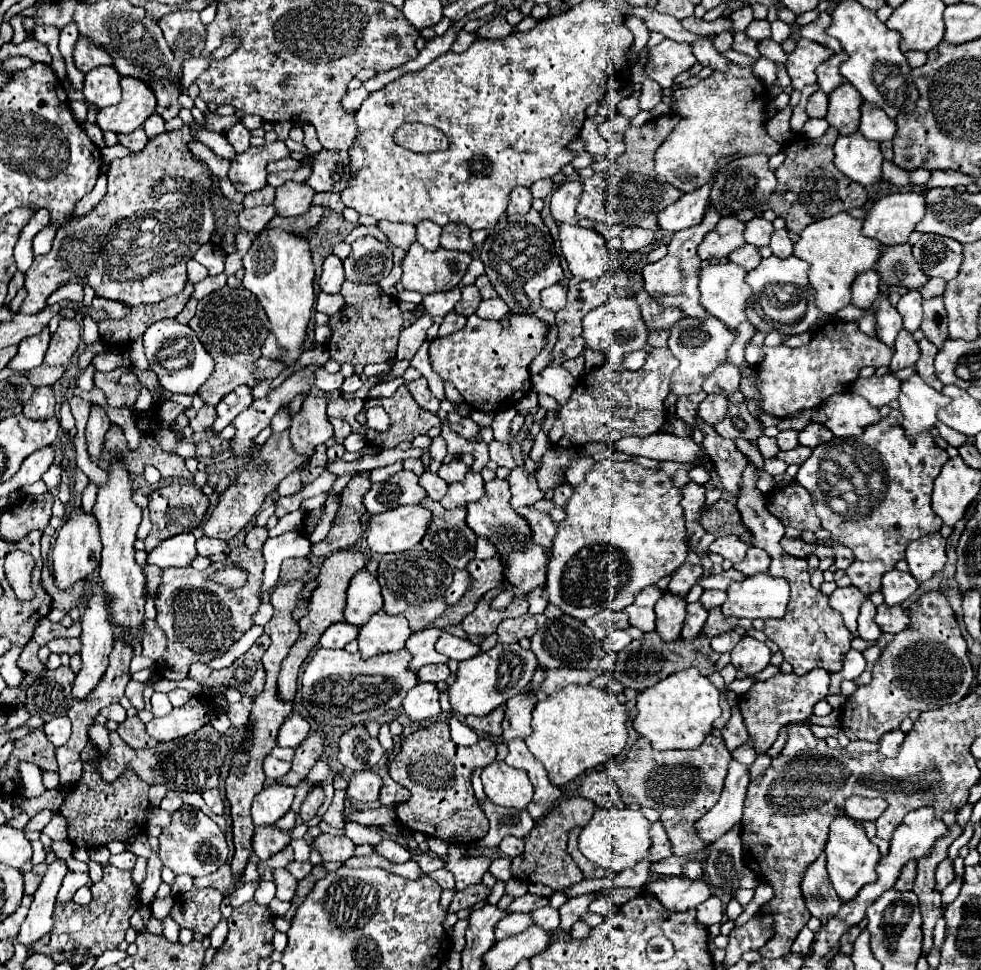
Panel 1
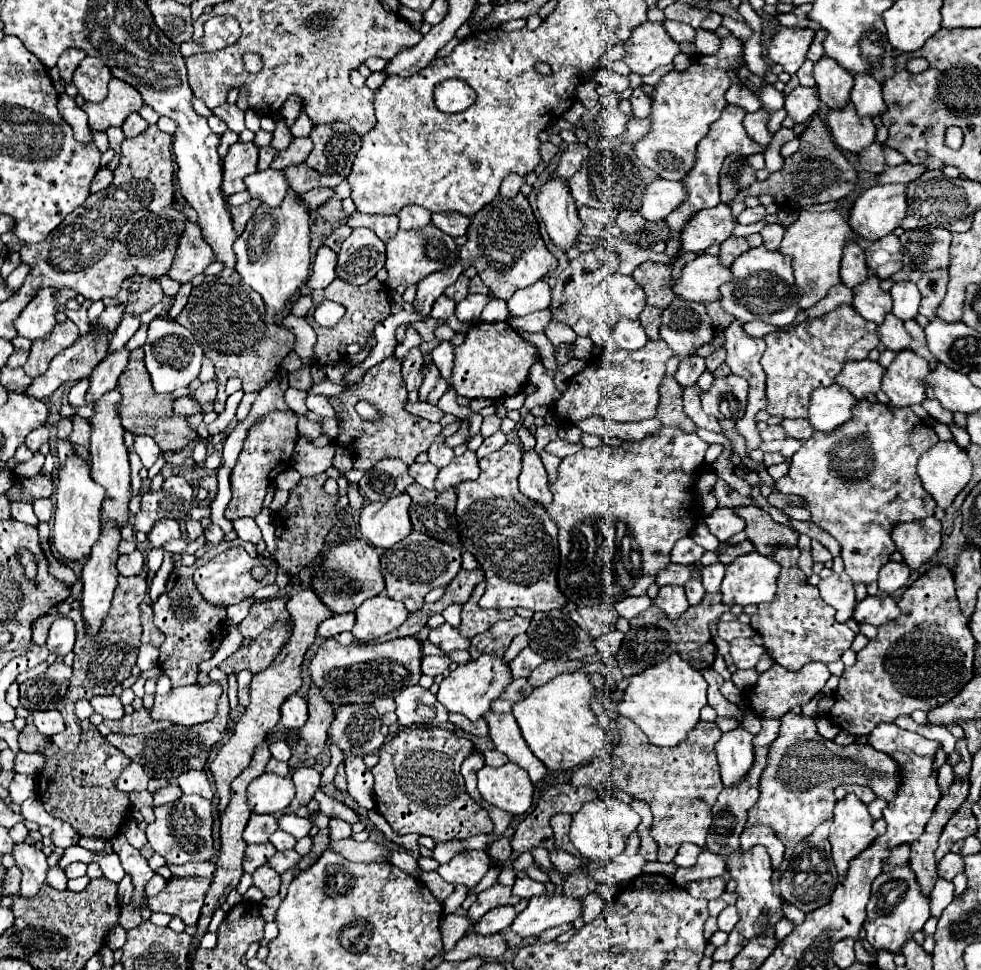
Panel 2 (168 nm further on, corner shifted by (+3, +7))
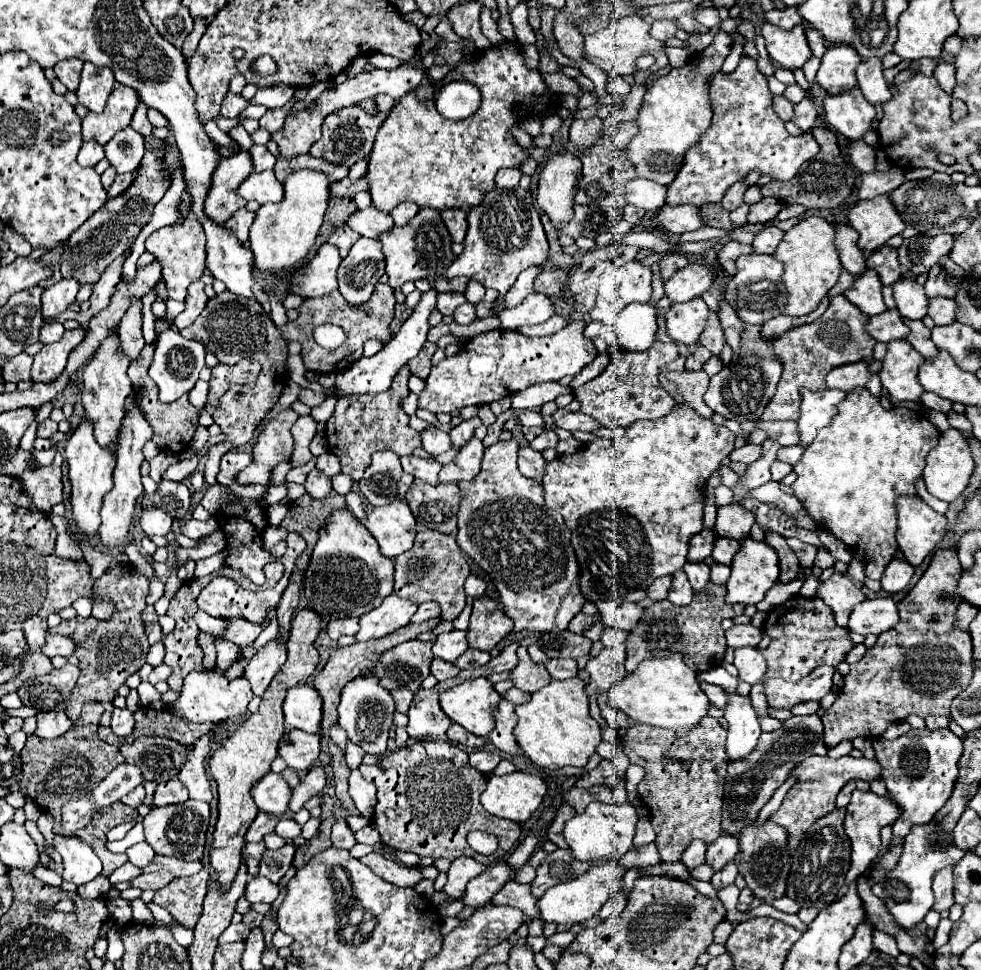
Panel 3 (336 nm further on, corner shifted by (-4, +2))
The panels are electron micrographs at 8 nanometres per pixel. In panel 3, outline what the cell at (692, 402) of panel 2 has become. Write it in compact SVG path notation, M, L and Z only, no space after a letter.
M669 371L667 379L677 387L681 399L691 405L701 417L711 419L713 411L707 407L707 403L703 401L703 393L707 391L709 385L709 377L705 371Z

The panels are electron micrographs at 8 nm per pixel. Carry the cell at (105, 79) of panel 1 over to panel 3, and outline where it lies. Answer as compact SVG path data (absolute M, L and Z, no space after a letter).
M85 63L81 71L81 83L75 95L83 107L87 107L93 113L101 113L113 85L115 85L115 77L109 67L97 67Z

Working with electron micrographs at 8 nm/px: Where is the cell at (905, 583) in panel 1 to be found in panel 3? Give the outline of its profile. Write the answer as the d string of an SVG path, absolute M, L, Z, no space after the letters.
M891 559L883 571L883 577L881 577L881 587L887 591L887 593L897 593L897 591L903 591L907 587L907 583L911 581L913 577L913 565L907 563L905 559Z

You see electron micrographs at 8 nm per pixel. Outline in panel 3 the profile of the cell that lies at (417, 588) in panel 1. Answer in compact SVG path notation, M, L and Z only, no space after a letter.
M431 529L419 531L413 547L395 559L395 595L407 597L417 605L423 601L435 601L439 603L441 619L455 621L455 617L465 607L463 583L469 573L471 573L469 561L451 535Z

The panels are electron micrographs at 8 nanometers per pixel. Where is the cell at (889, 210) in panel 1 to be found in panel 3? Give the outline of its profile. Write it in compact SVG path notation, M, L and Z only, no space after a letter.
M879 195L869 201L859 201L847 215L849 225L859 233L859 249L875 251L887 243L889 237L901 233L905 223L899 219L893 203L887 195Z

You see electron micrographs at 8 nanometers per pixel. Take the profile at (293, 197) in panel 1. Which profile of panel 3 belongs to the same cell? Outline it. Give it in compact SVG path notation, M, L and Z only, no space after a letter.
M273 171L263 173L251 173L237 189L237 195L245 201L257 201L257 203L277 203L283 199L283 185L275 179Z

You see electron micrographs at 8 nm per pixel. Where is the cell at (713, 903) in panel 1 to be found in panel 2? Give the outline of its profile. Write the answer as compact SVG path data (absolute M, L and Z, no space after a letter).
M712 878L712 880L698 880L686 886L686 890L696 896L696 898L706 898L706 900L714 900L720 898L724 892L724 878Z

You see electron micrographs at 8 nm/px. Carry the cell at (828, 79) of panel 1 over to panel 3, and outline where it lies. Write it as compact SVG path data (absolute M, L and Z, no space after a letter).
M803 25L803 27L805 27L805 37L809 41L809 47L811 47L813 55L823 57L825 49L827 49L827 41L823 41L823 35L817 29L813 29L811 25Z

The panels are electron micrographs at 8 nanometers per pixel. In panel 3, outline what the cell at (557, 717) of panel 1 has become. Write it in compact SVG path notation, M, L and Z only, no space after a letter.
M577 677L563 681L551 679L543 689L531 695L529 703L517 705L515 715L517 715L515 739L523 755L527 755L537 767L547 769L557 769L565 765L583 767L601 741L601 729L597 721L589 715L585 683Z

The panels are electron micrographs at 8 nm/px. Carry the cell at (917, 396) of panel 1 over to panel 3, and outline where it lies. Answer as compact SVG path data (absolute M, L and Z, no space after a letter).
M905 339L887 343L887 355L881 361L883 367L879 377L893 403L919 401L923 387L917 381L917 371L923 361L923 355L917 353Z

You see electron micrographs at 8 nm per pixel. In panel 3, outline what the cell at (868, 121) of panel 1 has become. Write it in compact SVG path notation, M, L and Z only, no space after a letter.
M871 57L857 67L857 81L859 81L859 89L863 89L863 95L873 105L885 103L887 97L891 97L889 85L883 77L883 65L879 57Z

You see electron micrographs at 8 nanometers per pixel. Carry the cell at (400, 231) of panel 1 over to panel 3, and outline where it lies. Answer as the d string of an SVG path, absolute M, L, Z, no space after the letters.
M371 205L367 209L357 209L355 213L351 213L347 225L361 237L377 239L381 233L393 227L393 219L389 217L389 213L383 213Z

